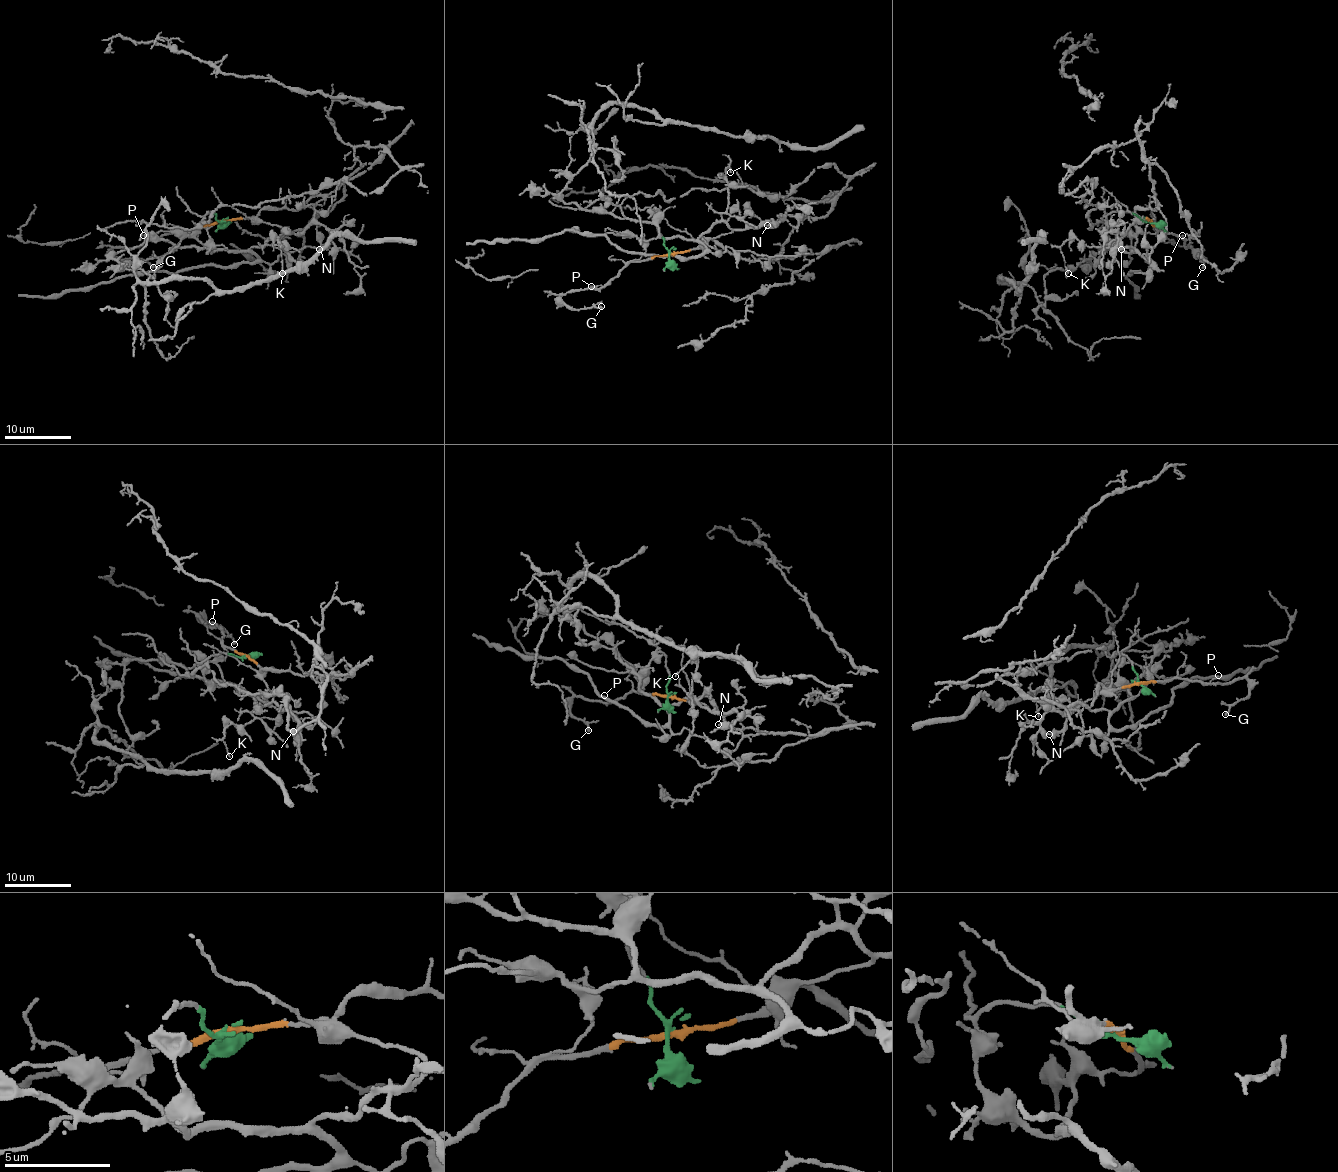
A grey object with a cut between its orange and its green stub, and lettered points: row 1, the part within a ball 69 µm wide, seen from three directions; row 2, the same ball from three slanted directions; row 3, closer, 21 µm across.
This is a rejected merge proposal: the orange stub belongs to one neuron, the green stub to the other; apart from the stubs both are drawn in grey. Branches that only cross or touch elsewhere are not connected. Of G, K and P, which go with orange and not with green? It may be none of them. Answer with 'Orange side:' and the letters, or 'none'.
Orange side: G, P

